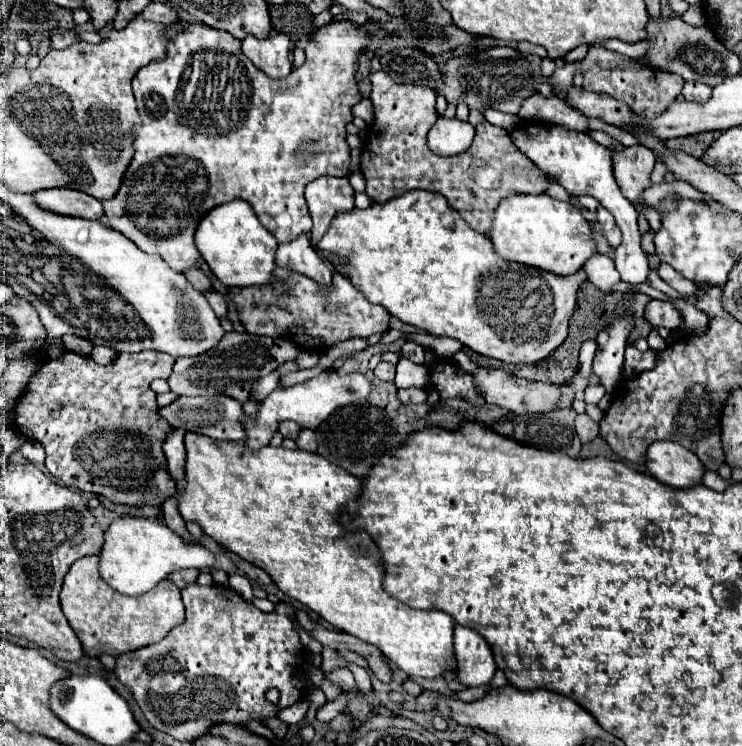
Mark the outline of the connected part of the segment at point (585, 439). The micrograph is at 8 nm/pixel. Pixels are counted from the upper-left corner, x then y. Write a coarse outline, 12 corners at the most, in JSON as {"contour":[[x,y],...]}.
{"contour":[[586,413],[576,417],[576,433],[582,443],[598,437],[598,423]]}

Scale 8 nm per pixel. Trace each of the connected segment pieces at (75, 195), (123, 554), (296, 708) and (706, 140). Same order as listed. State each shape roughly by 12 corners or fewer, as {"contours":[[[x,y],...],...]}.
{"contours":[[[44,189],[40,207],[70,217],[100,219],[98,199],[76,189]],[[152,519],[104,531],[100,577],[138,597],[214,555]],[[308,699],[280,711],[278,719],[296,725],[304,719]],[[718,131],[666,141],[668,149],[692,157],[702,153],[720,137]]]}

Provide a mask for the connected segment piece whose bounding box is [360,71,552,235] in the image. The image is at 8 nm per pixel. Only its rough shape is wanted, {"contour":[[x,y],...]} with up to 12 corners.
{"contour":[[370,73],[366,195],[444,195],[488,235],[500,199],[552,183],[488,121],[466,163],[426,133],[436,93]]}

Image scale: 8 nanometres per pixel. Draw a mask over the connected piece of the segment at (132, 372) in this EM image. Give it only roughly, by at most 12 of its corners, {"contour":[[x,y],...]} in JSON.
{"contour":[[38,353],[14,427],[64,485],[160,507],[150,381],[176,359]]}

